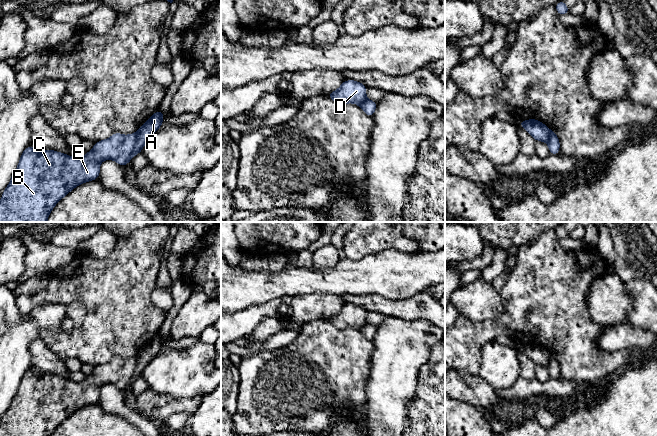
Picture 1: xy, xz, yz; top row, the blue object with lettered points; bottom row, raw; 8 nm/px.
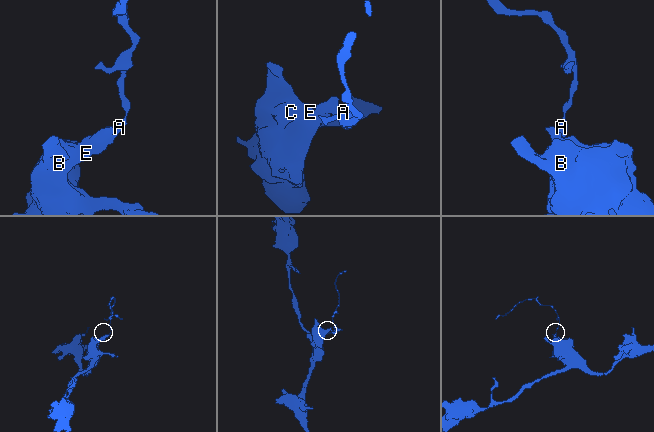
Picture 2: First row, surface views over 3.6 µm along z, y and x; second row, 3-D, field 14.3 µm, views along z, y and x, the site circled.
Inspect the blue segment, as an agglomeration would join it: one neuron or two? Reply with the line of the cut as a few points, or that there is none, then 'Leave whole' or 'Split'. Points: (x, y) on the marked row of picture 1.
Split along xy (137, 132), (131, 156). Split

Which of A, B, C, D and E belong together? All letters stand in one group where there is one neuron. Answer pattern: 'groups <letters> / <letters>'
groups A / B C D E

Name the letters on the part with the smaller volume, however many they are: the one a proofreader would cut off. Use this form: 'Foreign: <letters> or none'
Foreign: A

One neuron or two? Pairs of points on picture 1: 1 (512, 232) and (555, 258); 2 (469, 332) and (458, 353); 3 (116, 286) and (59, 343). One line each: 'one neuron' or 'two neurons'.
1: two neurons
2: one neuron
3: one neuron

